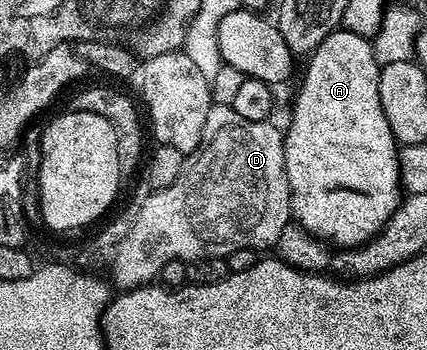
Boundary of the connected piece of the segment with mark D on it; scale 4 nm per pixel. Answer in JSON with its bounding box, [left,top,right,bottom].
[111,104,291,291]

